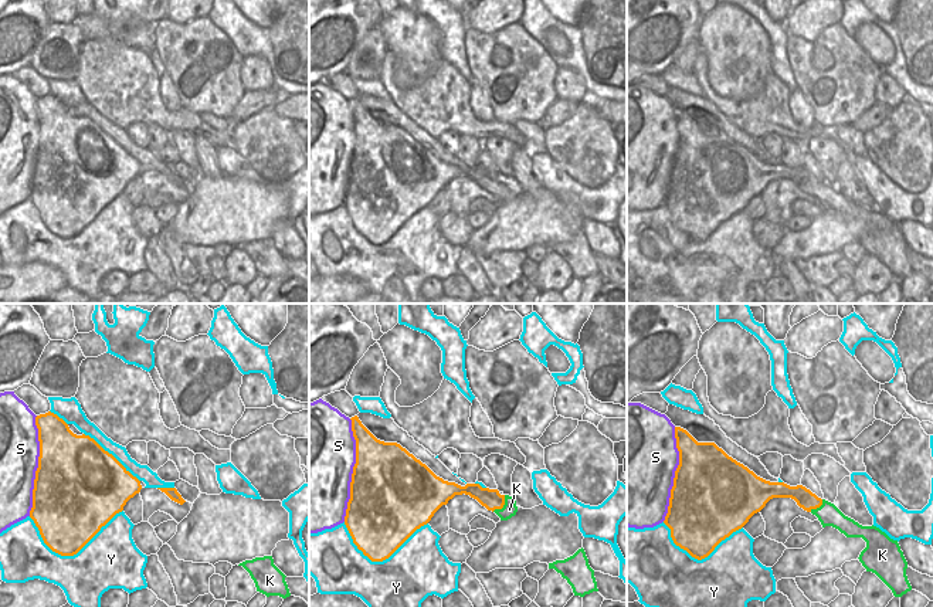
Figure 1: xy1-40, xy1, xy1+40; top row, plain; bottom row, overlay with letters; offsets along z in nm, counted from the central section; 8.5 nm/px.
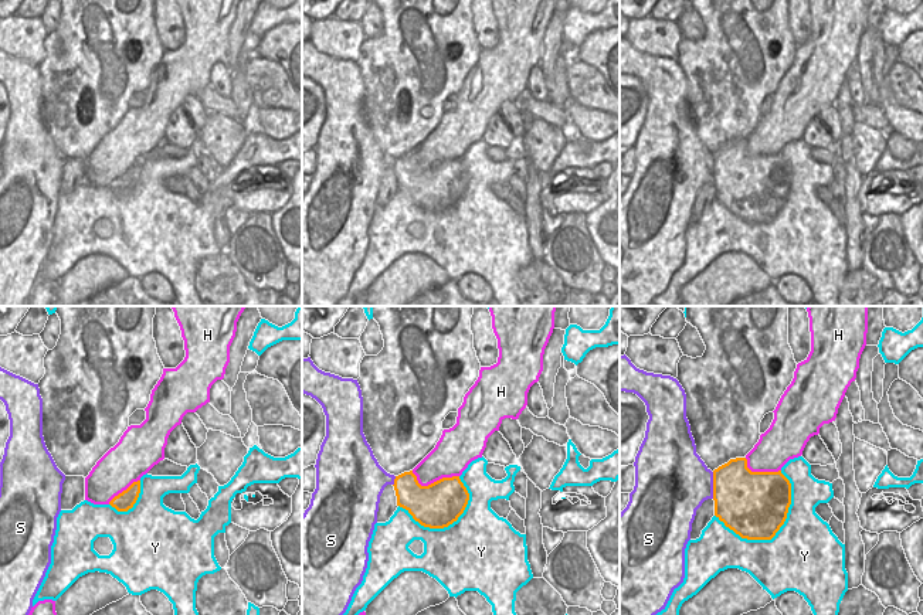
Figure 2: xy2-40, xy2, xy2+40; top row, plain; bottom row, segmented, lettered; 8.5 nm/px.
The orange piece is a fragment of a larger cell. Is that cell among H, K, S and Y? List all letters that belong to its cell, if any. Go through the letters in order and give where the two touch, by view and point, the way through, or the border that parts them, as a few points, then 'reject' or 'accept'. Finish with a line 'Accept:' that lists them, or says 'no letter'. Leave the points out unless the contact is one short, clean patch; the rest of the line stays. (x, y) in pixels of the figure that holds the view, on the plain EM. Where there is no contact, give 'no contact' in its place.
H: xy2 (433, 166) | reject
K: xy1 (502, 189) | reject
S: xy1 (353, 152) | reject
Y: xy2+40 (770, 221) | reject
Accept: no letter

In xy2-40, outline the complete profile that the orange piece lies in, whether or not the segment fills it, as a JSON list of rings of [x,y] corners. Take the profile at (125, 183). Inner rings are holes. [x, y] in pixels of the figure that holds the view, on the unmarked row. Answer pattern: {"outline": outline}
{"outline": [[[140,163],[133,164],[126,173],[115,179],[109,187],[118,194],[128,194],[133,190],[140,176]]]}

